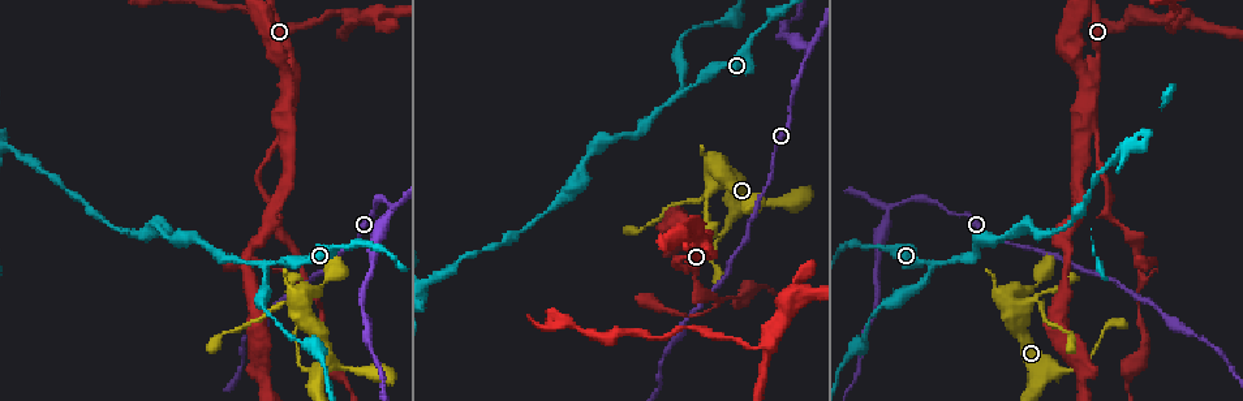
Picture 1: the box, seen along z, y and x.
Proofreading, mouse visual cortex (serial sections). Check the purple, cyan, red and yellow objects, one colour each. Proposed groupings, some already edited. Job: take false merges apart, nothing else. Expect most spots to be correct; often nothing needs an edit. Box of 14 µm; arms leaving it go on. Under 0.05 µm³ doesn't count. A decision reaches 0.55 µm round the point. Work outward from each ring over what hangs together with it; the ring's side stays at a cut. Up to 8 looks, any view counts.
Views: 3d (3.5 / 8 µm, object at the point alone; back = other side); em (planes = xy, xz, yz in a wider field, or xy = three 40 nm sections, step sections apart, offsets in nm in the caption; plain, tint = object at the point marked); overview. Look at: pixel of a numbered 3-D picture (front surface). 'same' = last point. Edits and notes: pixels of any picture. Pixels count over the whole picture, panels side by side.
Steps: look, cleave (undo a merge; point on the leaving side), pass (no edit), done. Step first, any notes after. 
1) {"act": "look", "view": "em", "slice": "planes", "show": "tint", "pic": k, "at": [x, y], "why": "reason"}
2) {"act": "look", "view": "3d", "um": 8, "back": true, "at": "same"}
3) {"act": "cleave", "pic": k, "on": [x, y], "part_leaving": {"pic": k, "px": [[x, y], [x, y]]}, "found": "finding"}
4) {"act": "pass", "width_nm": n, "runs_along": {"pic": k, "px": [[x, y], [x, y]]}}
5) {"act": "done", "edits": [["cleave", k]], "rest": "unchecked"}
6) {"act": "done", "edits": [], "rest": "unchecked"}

{"act": "look", "view": "3d", "um": 3.5, "pic": 1, "at": [1057, 371], "why": "abrupt turn"}

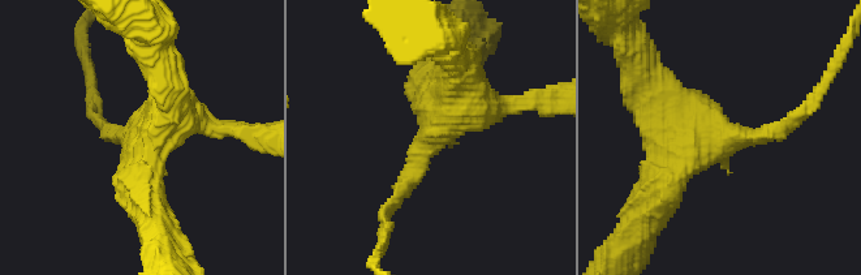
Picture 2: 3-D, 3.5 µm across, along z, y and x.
{"act": "look", "view": "em", "slice": "xy", "step": 1, "show": "tint", "pic": 2, "at": [720, 139], "why": "need the tissue"}

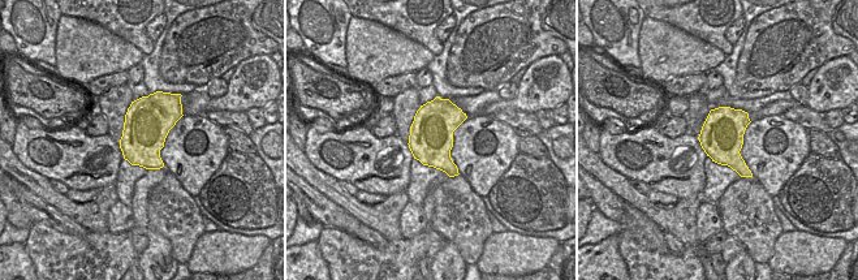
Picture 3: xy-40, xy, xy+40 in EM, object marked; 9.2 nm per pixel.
{"act": "pass", "runs_along": {"pic": 2, "px": [[459, 63], [459, 103], [391, 206]]}, "found": "all the same cell"}

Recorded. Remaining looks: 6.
{"act": "look", "view": "3d", "um": 3.5, "pic": 1, "at": [282, 127], "why": "branch point"}

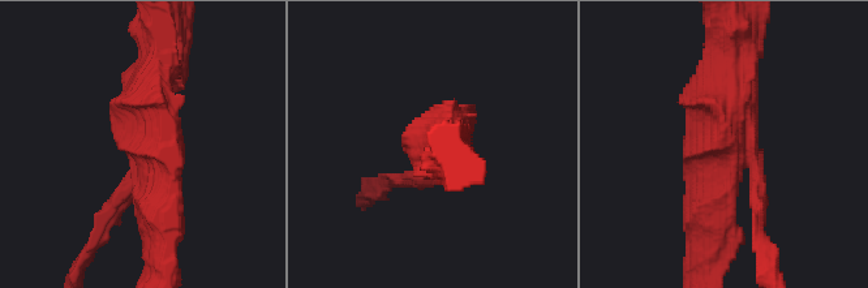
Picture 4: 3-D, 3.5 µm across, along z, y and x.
{"act": "look", "view": "em", "slice": "xy", "step": 1, "show": "tint", "pic": 4, "at": [736, 142]}

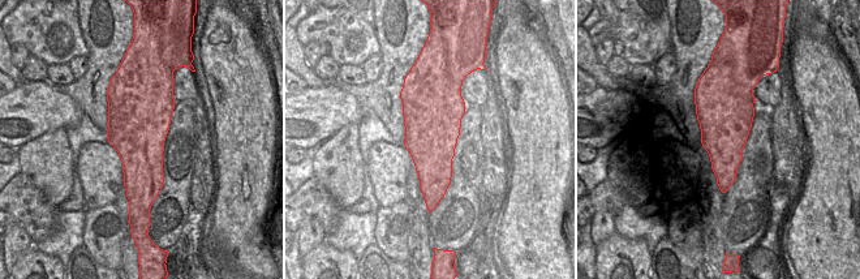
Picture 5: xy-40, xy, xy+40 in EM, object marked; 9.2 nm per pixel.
{"act": "pass", "found": "continuous, no second cell"}

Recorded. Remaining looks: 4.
{"act": "look", "view": "3d", "um": 3.5, "pic": 1, "at": [304, 276]}

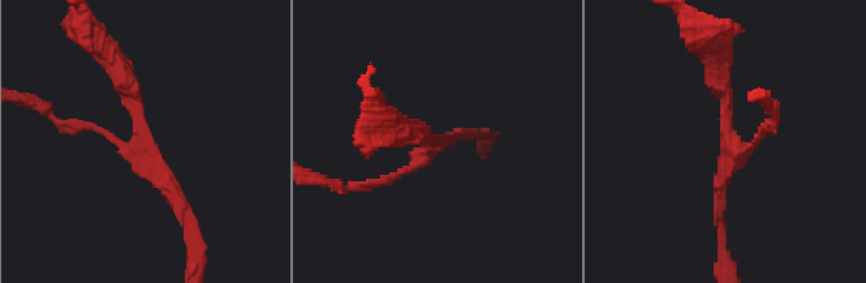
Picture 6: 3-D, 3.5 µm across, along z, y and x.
{"act": "look", "view": "em", "slice": "xy", "step": 1, "show": "tint", "pic": 6, "at": [145, 142], "arms": 3, "arm_widths_nm": [100, 150, 300]}

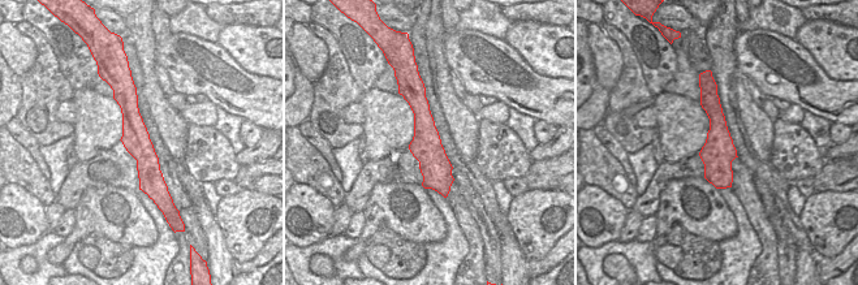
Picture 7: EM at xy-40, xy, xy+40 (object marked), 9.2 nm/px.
{"act": "pass", "runs_along": {"pic": 7, "px": [[130, 86], [134, 135], [155, 195]]}, "found": "one cell here"}

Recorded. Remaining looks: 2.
{"act": "done", "edits": [], "rest": "unchecked"}

